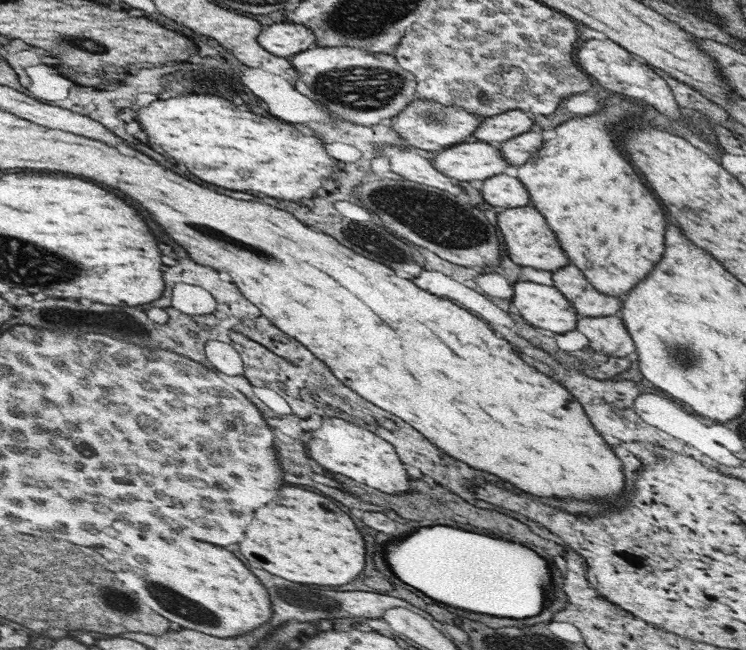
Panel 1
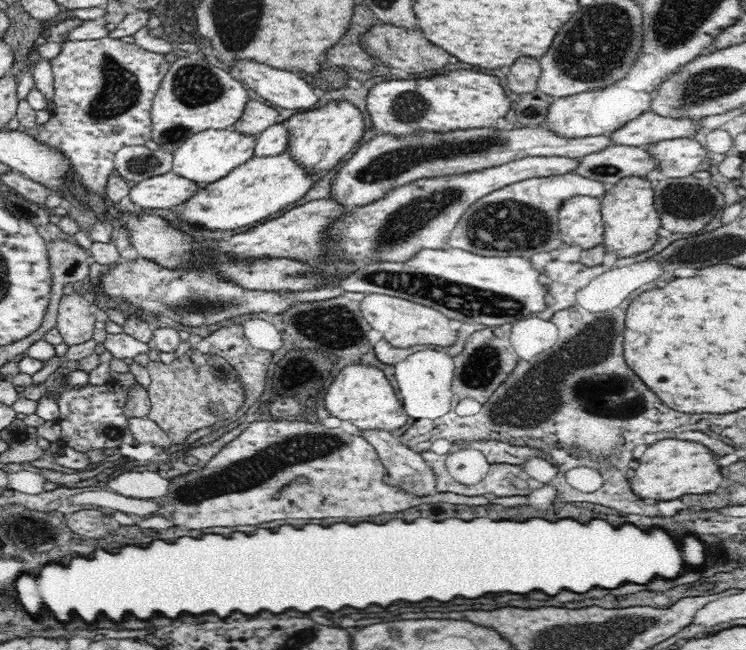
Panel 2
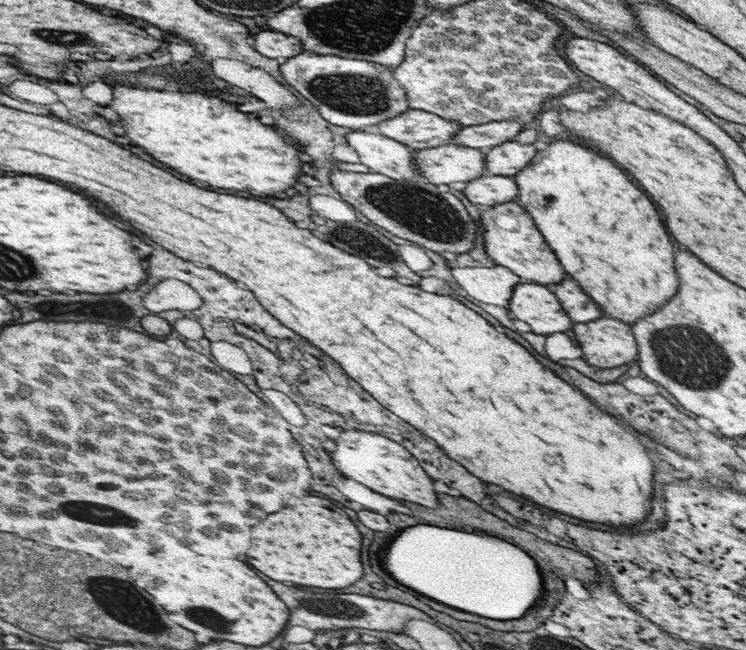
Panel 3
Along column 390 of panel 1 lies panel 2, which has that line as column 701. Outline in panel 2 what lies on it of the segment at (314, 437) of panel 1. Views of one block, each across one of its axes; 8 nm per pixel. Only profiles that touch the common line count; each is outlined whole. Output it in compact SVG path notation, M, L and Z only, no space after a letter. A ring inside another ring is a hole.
M663 439L656 441L654 444L648 446L646 451L642 454L639 460L634 463L636 474L630 478L630 486L632 492L638 494L640 498L651 501L660 500L676 500L686 494L707 494L716 491L721 486L728 485L720 472L721 467L714 463L714 458L718 456L713 455L710 449L704 447L702 444L696 444L692 441Z

